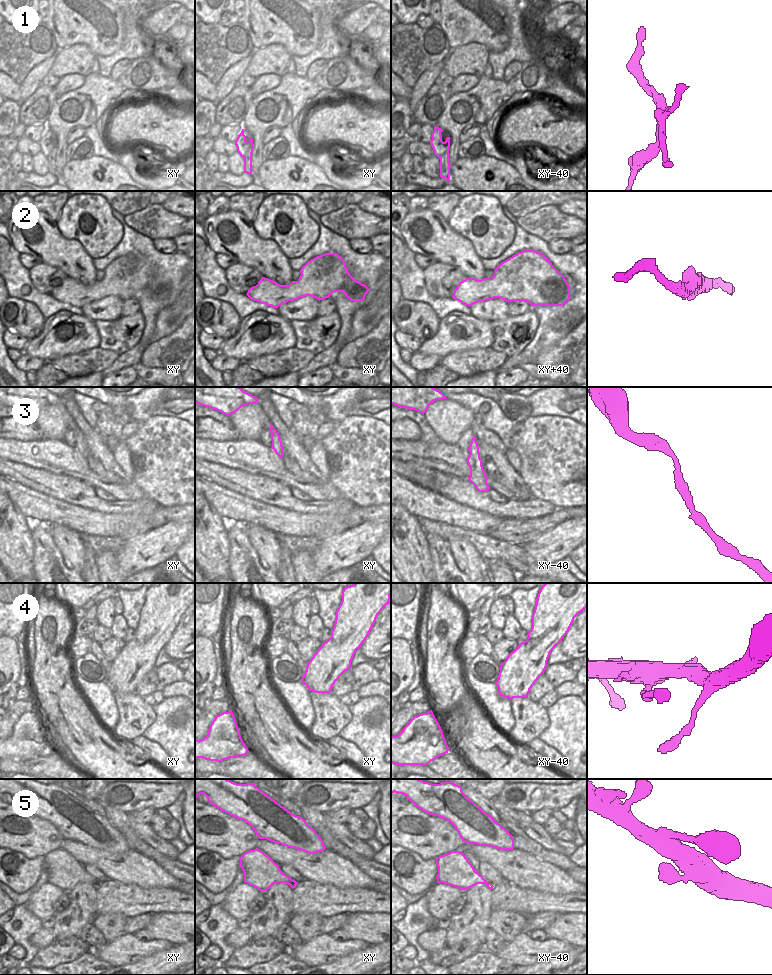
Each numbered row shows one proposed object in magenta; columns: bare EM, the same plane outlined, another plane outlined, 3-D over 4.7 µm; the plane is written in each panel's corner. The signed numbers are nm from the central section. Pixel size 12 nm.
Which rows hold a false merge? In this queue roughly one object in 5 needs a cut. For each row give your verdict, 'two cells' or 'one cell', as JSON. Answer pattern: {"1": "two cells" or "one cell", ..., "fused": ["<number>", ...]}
{"1": "two cells", "2": "one cell", "3": "one cell", "4": "one cell", "5": "one cell", "fused": ["1"]}

